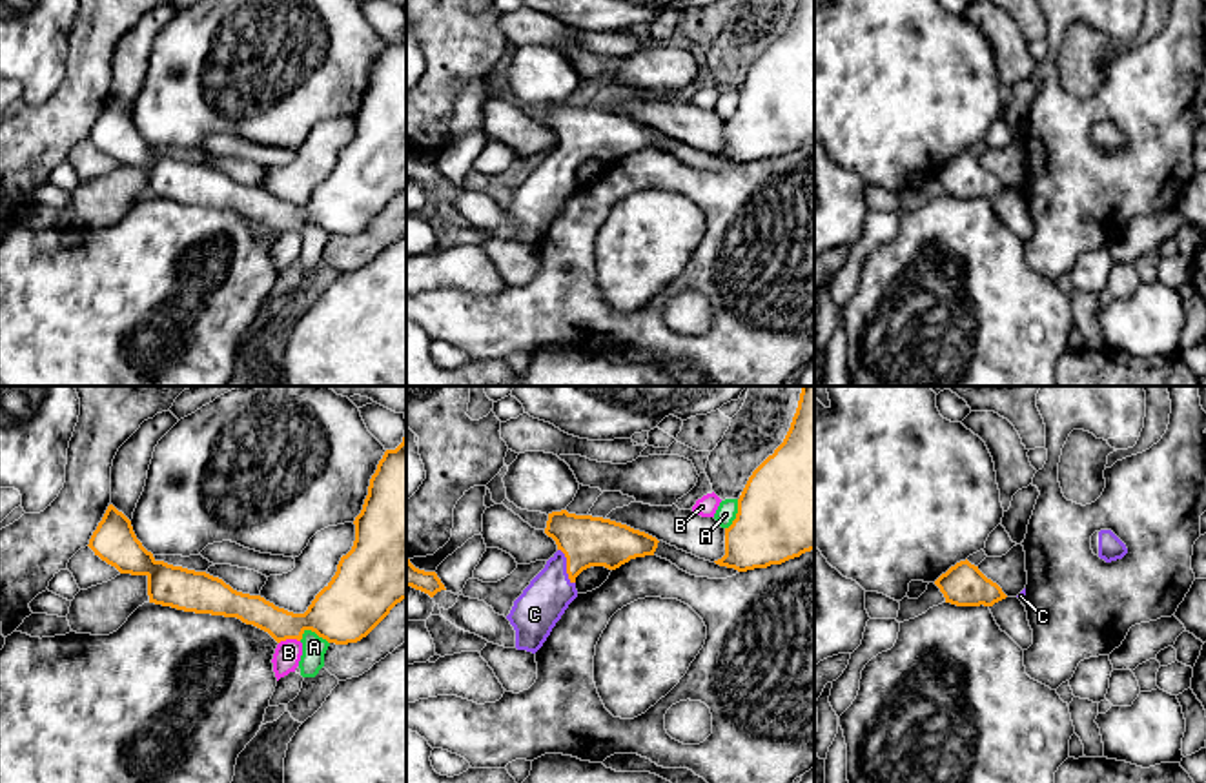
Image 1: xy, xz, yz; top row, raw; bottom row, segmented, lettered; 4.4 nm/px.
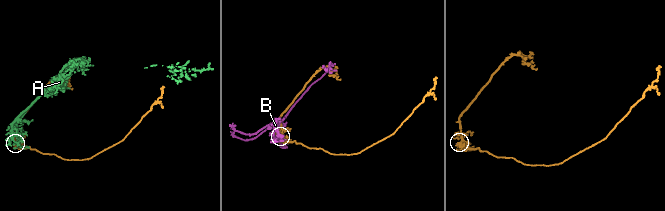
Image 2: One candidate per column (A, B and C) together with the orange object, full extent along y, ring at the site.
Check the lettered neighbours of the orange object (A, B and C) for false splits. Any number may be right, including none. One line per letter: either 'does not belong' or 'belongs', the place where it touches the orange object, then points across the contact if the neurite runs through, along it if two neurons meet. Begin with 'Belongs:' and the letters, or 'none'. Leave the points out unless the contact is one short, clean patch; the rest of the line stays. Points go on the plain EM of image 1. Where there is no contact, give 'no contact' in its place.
Belongs: C
A: does not belong; meets orange in xy at (314, 223)
B: does not belong; meets orange in xy at (288, 230)
C: belongs; meets orange in xz at (567, 159); runs through xz (587, 133), (567, 159), (543, 193)

